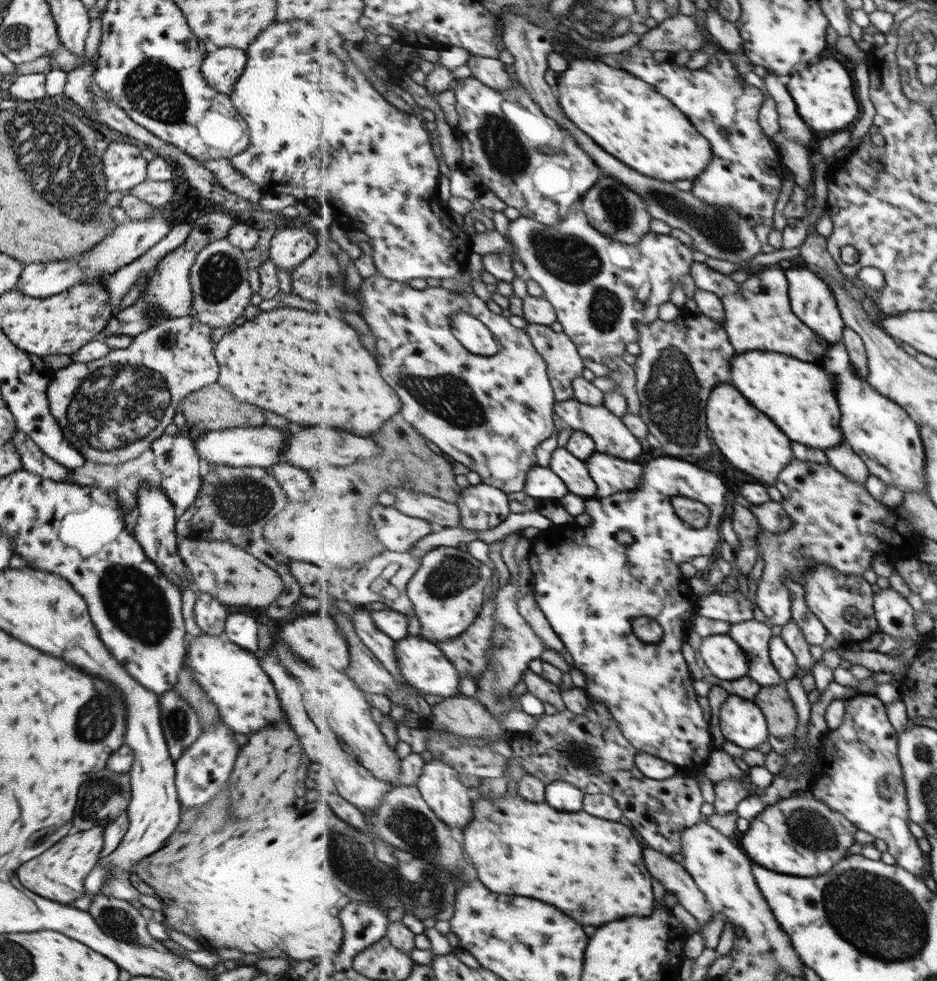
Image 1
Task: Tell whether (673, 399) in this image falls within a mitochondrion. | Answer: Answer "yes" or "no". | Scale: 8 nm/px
yes

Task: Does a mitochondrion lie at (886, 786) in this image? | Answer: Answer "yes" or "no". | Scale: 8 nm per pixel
yes

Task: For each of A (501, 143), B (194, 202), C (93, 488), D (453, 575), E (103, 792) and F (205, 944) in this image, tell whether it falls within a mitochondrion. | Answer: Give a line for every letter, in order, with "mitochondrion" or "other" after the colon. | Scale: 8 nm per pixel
A: mitochondrion
B: other
C: other
D: mitochondrion
E: mitochondrion
F: other

